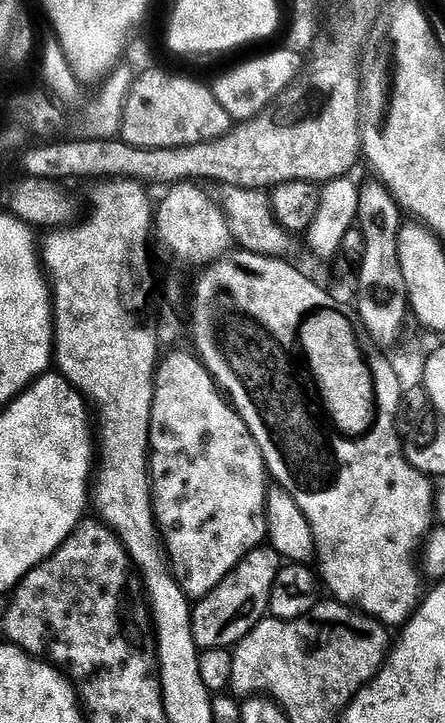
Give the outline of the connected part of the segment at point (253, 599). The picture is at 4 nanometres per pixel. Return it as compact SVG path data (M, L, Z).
M261 546L246 554L236 569L209 596L195 601L192 610L192 629L196 647L231 649L239 644L254 626L269 615L272 591L280 578L282 558L271 546Z

